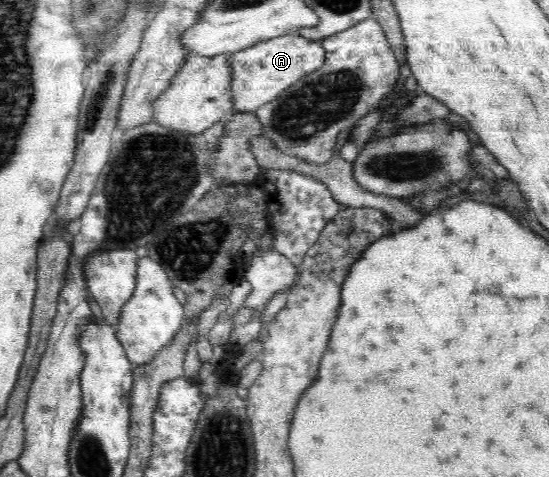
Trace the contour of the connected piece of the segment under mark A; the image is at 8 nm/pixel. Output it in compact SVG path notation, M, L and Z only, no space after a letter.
M297 33L286 34L250 46L230 56L232 66L232 94L234 111L254 113L280 97L300 78L319 70L326 61L326 52L320 41L311 41Z

